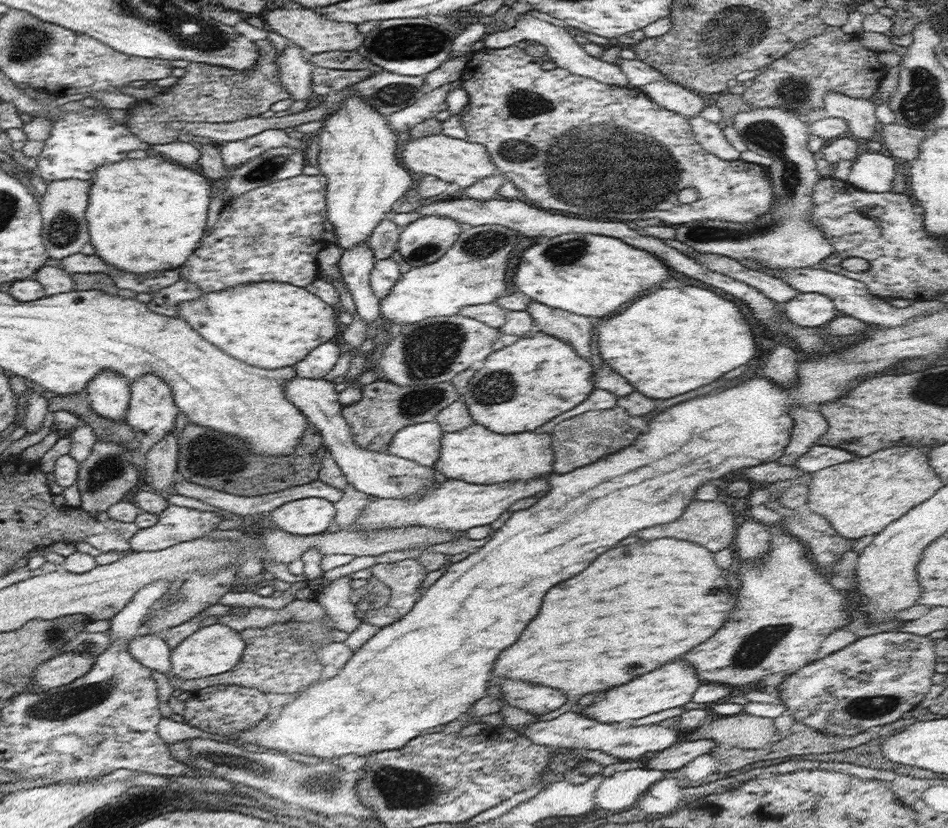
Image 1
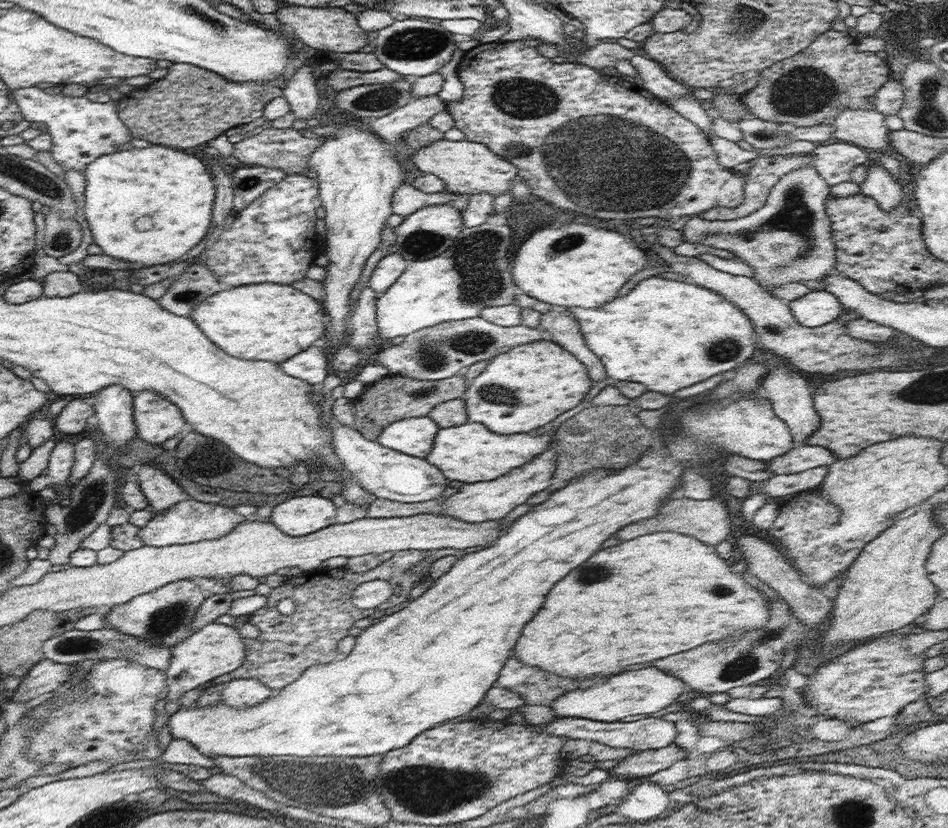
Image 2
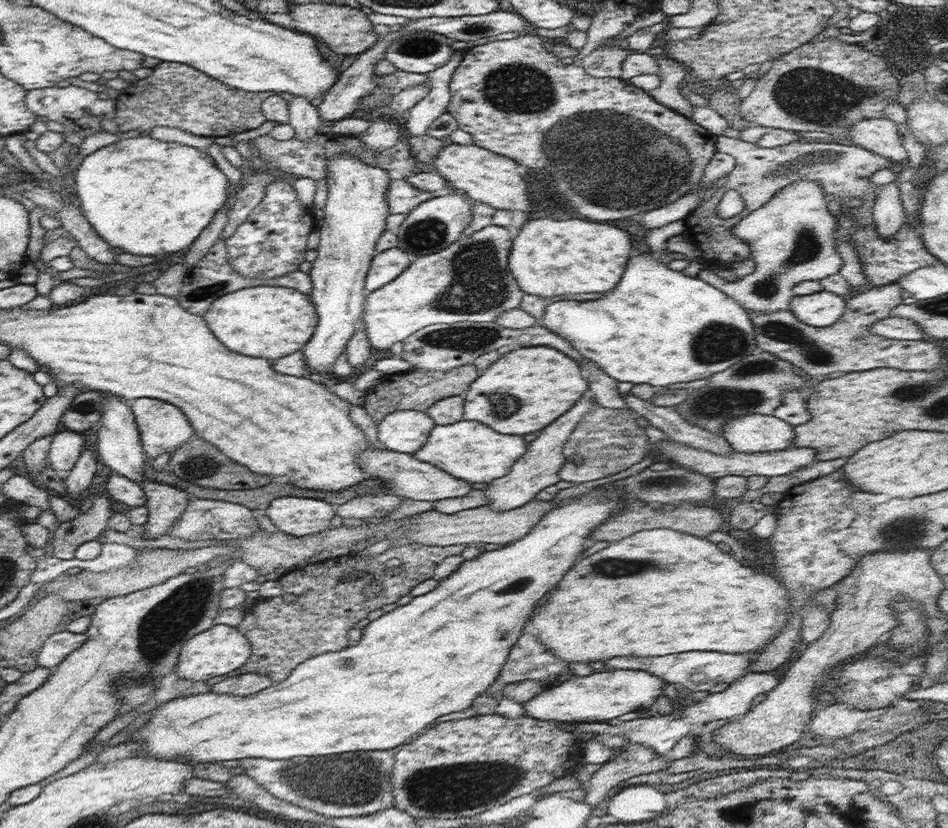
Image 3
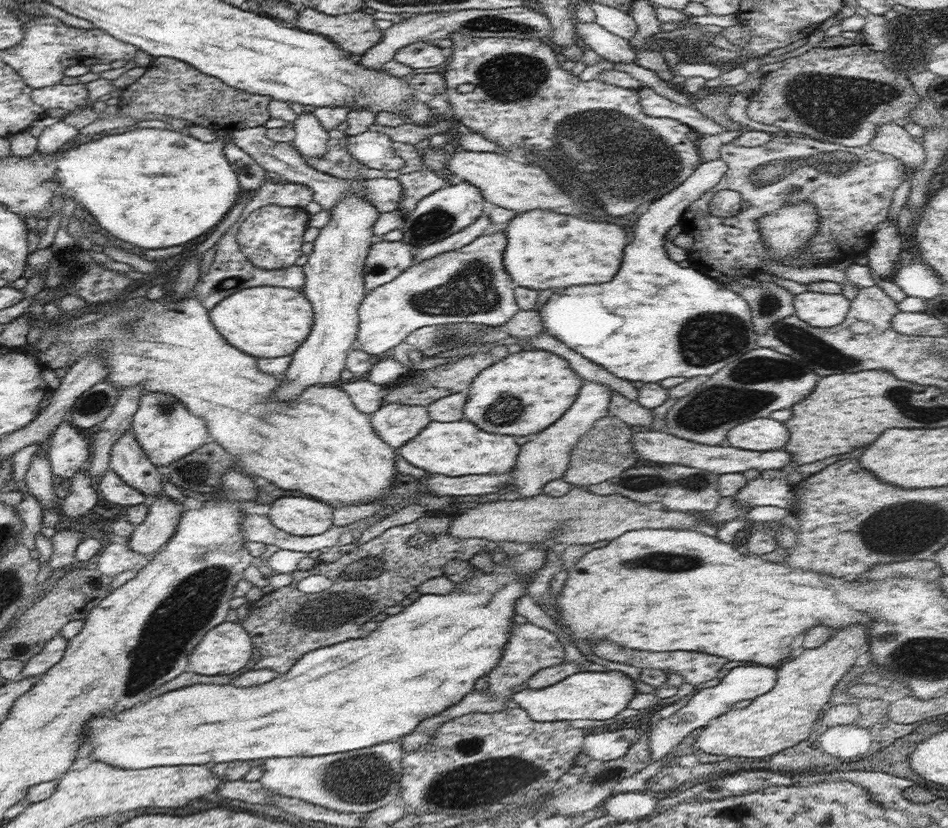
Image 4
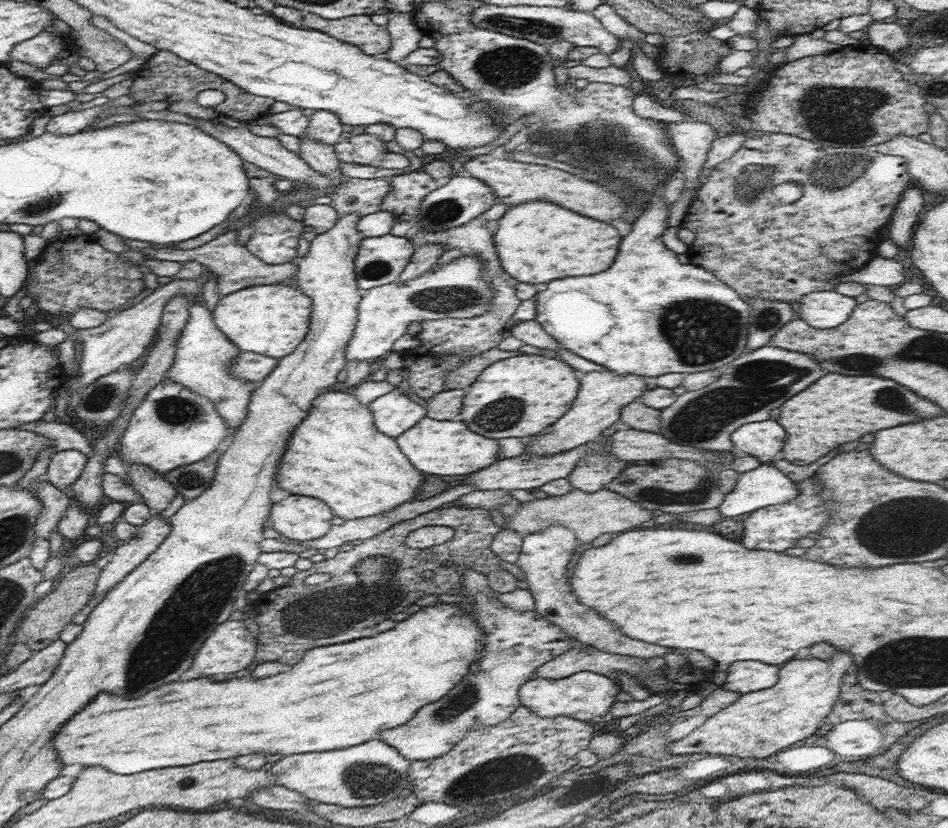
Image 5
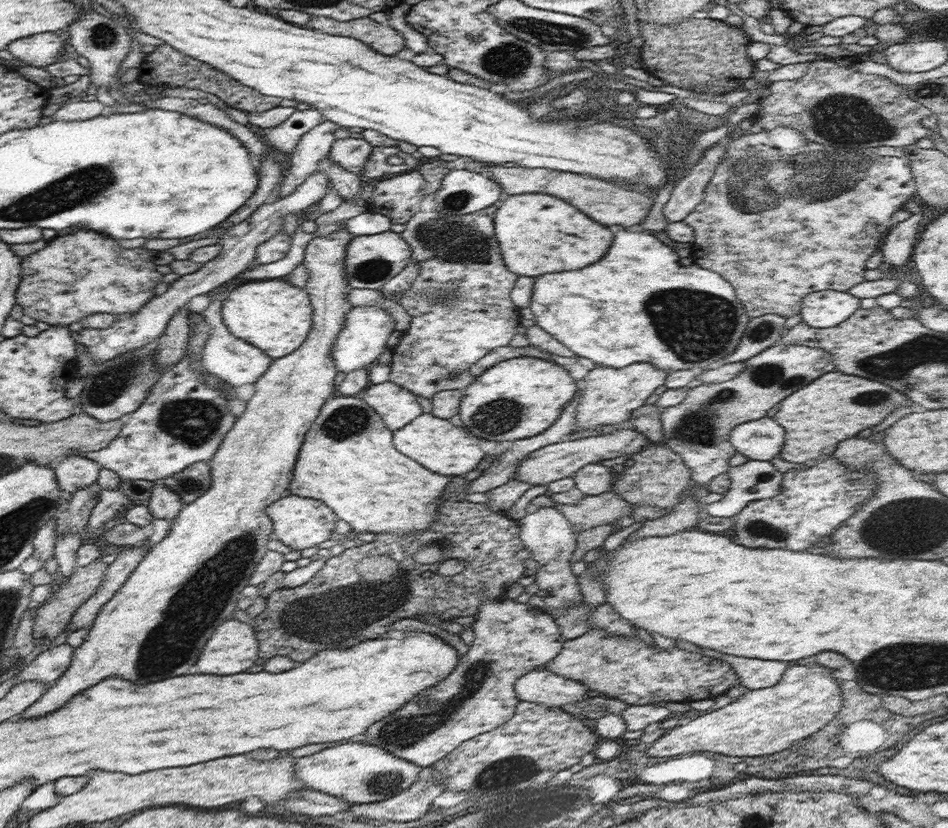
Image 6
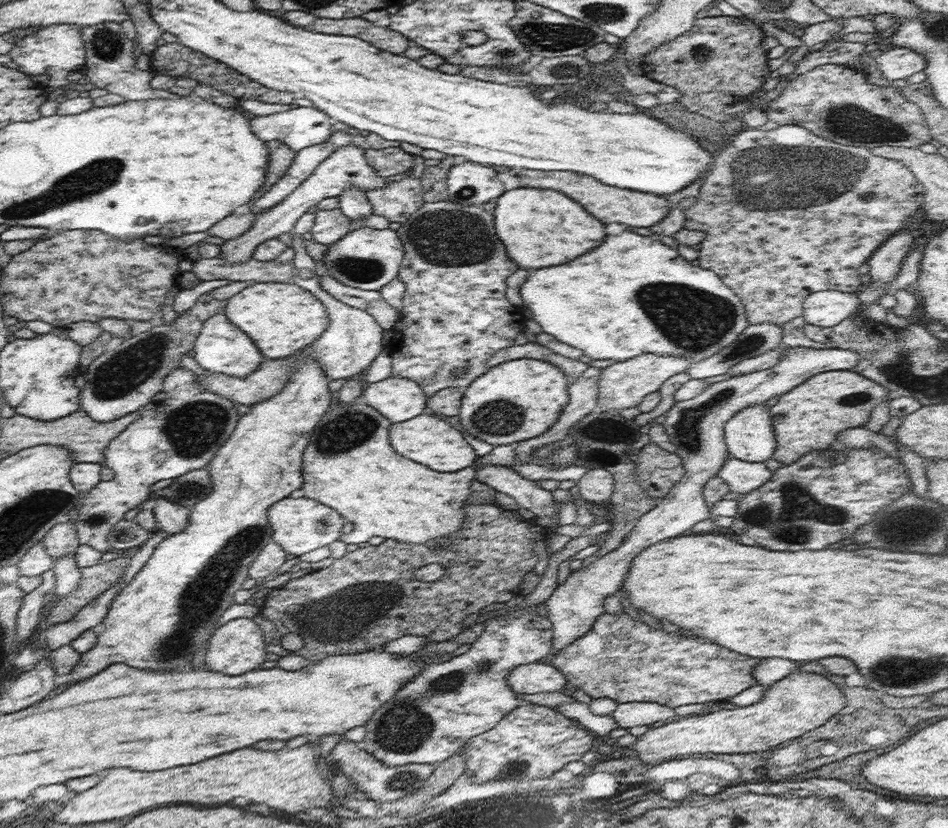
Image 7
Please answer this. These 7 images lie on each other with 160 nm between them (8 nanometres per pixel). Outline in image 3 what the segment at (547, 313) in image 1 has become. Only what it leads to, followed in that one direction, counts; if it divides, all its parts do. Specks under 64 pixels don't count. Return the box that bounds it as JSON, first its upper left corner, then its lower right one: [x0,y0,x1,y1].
[588,362,626,409]

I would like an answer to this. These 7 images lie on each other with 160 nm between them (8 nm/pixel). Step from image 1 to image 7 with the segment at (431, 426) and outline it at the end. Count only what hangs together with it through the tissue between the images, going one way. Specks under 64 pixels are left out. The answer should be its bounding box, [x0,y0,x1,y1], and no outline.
[362,377,427,424]

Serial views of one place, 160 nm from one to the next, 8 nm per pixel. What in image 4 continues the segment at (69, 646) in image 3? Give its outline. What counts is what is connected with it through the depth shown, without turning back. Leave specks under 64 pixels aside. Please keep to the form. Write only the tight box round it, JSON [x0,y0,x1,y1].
[20,634,68,678]

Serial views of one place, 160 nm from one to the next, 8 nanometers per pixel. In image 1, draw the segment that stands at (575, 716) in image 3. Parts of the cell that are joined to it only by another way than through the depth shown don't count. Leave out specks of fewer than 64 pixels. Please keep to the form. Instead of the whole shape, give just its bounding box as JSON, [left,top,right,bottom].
[580,662,701,723]

